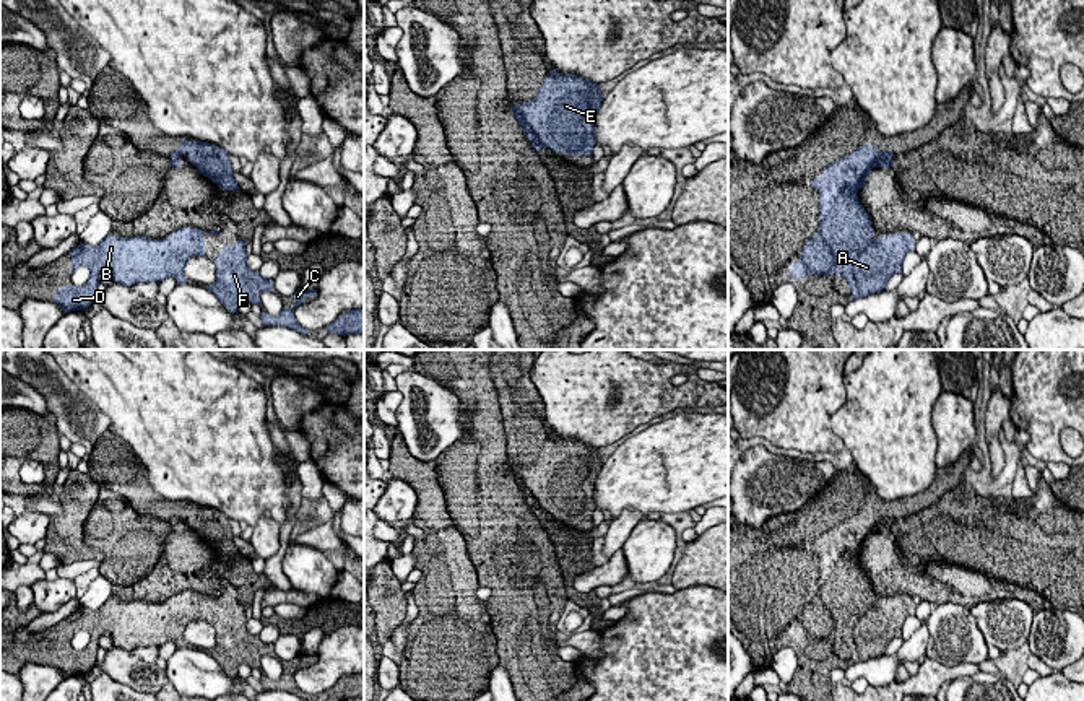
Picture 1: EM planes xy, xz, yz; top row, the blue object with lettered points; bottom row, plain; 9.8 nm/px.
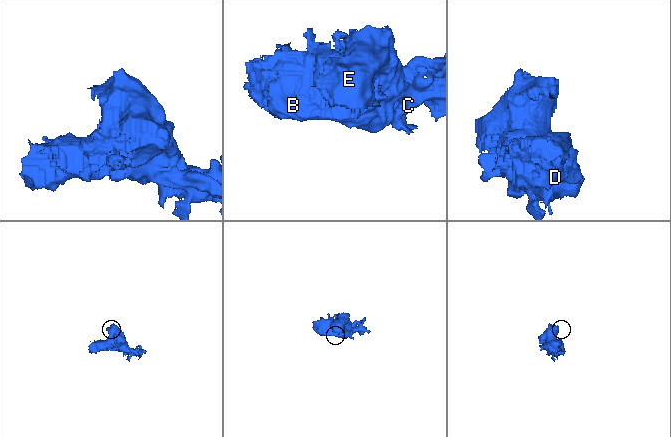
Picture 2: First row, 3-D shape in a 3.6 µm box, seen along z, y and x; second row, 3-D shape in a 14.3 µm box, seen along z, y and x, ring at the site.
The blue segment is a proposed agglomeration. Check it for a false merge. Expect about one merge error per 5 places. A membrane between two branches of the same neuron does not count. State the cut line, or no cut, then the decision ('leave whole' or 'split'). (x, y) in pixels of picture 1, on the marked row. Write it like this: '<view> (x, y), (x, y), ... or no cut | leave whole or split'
no cut | leave whole

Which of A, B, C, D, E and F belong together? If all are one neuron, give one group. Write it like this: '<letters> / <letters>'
A B C D E F

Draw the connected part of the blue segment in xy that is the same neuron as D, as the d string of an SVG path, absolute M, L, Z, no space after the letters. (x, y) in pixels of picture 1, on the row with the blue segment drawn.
M182 228L164 239L148 236L120 237L106 236L99 244L80 242L70 252L72 273L78 267L89 268L89 278L83 286L65 285L55 290L54 303L65 312L86 311L96 299L99 273L107 267L115 283L132 286L135 283L161 281L172 276L177 285L185 283L184 267L193 255L205 255L205 231Z

